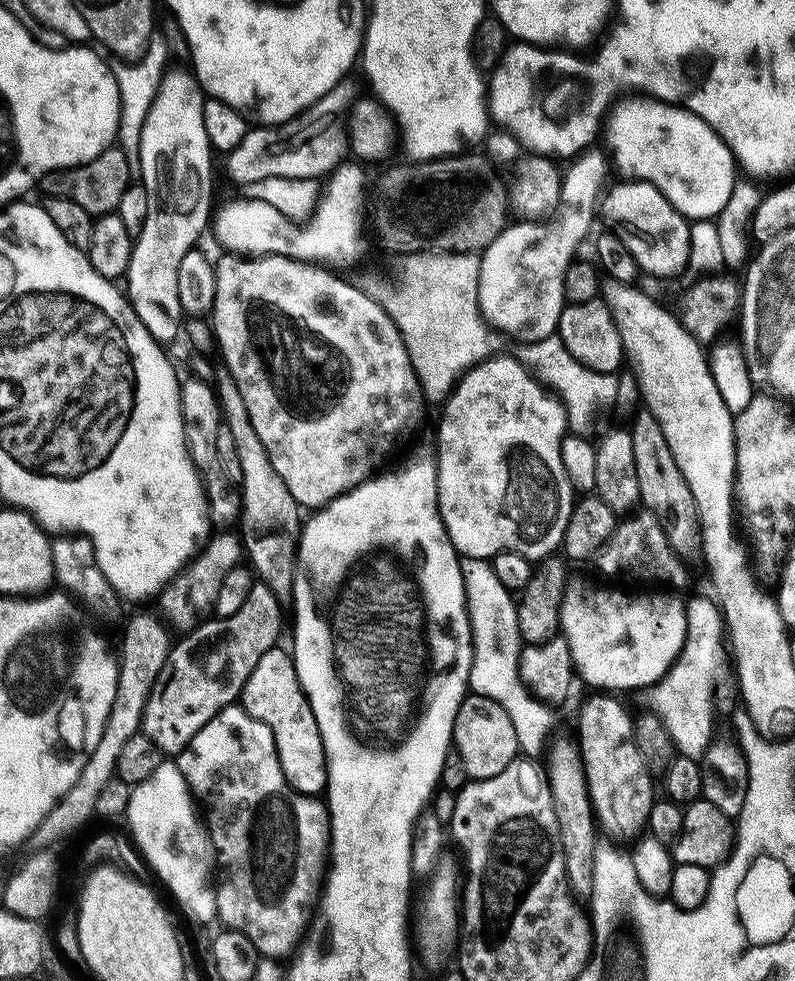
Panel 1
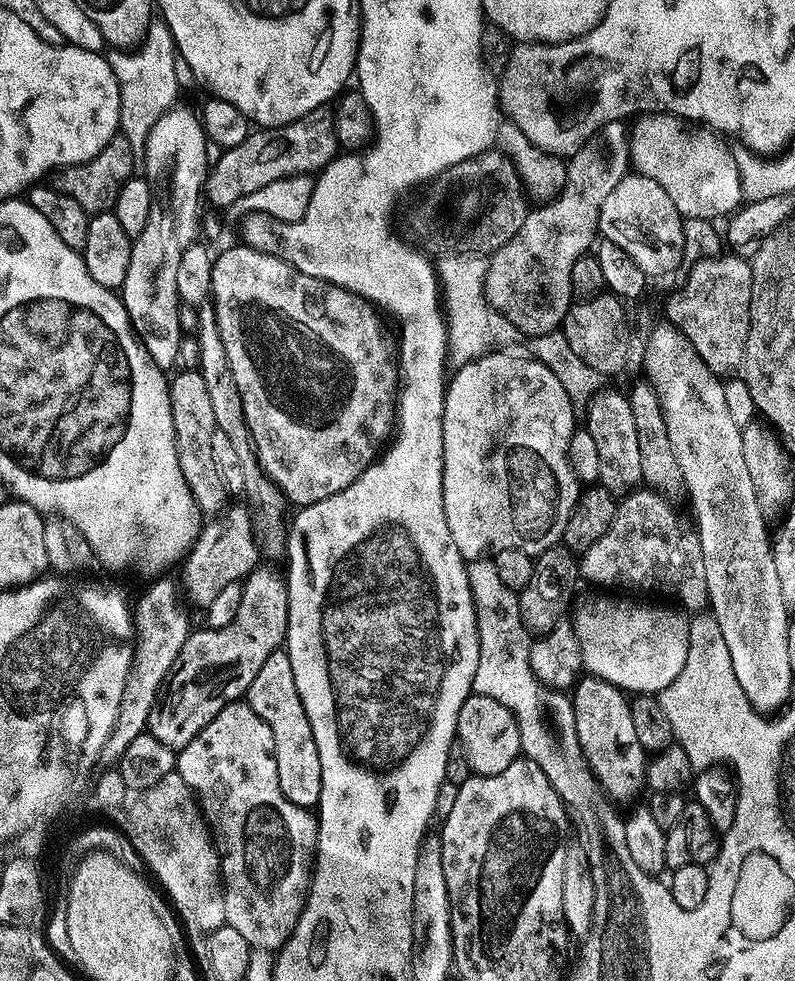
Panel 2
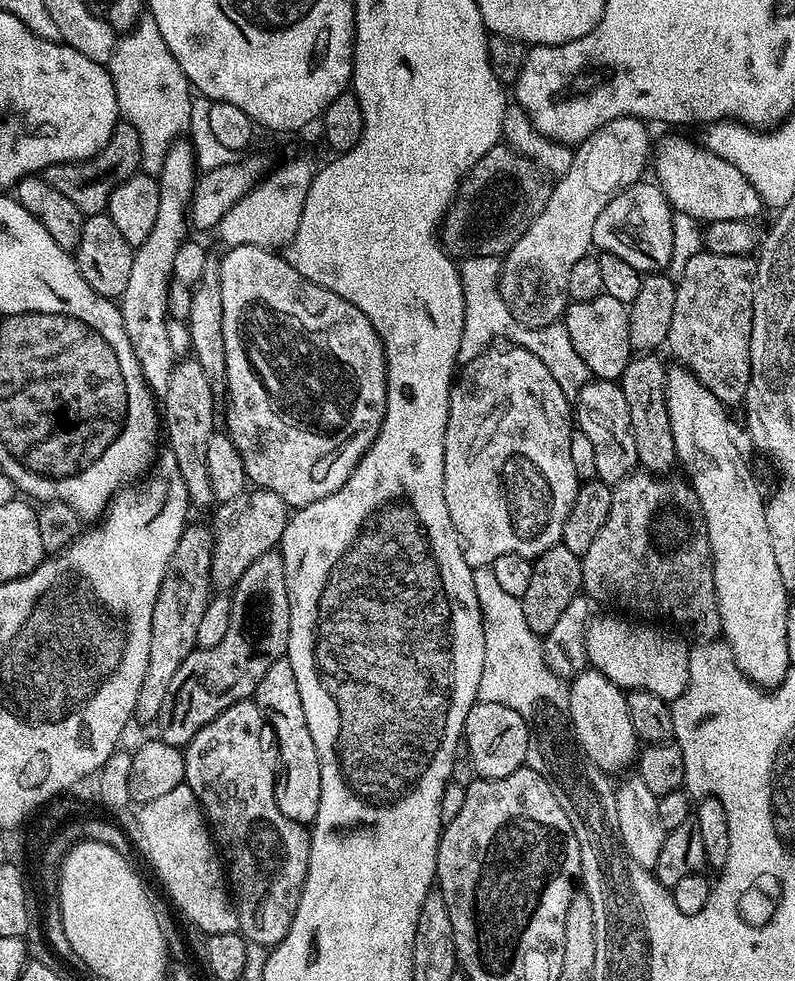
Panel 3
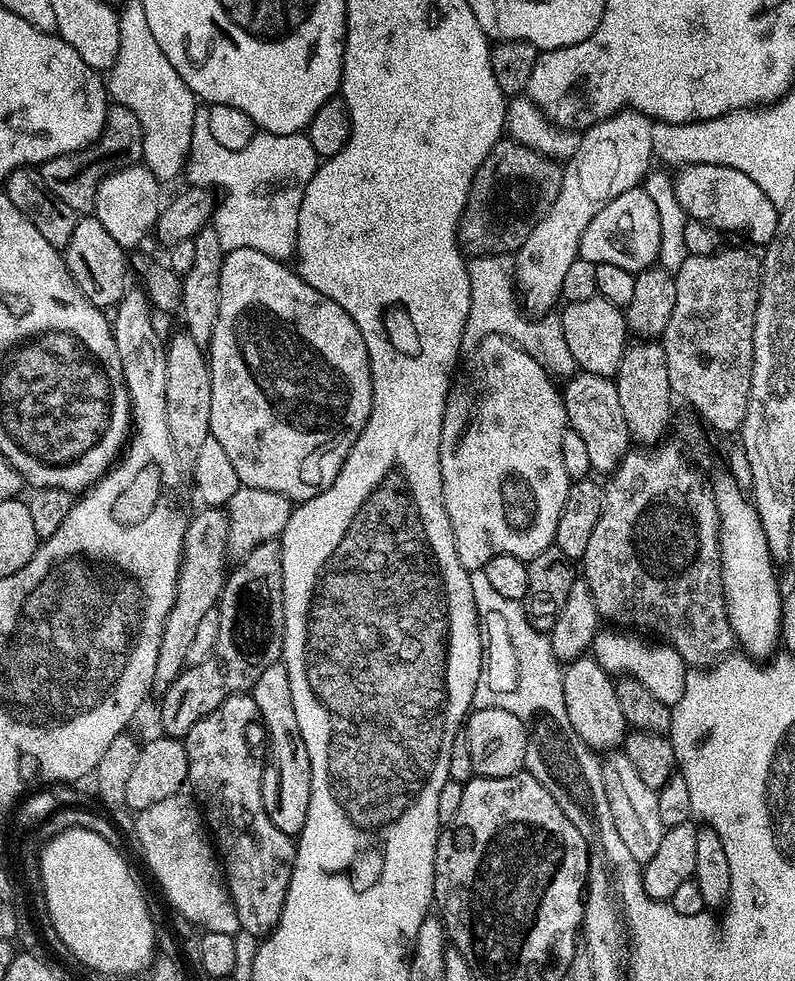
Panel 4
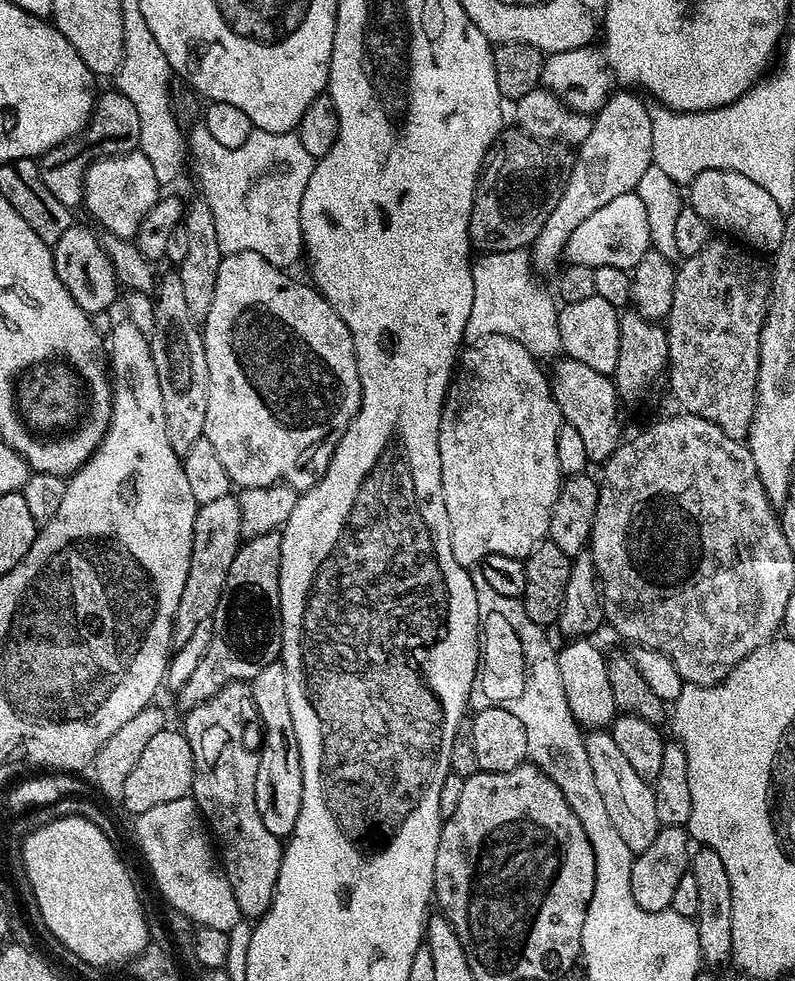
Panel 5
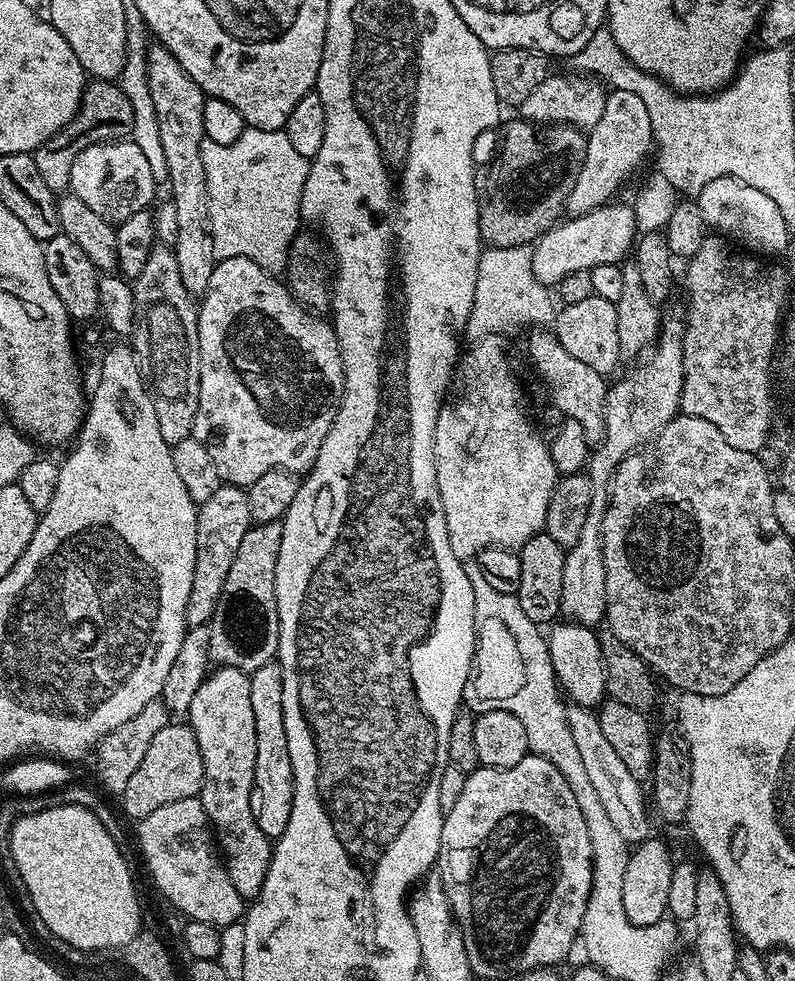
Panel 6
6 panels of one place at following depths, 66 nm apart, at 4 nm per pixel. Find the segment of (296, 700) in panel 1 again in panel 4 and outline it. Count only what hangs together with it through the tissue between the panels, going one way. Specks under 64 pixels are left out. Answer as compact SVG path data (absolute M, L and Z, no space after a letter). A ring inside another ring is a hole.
M277 662L270 666L266 666L266 670L262 670L258 682L252 685L250 694L254 698L256 711L266 733L266 763L264 766L264 777L261 782L262 802L265 803L266 813L270 816L270 821L274 822L274 825L278 826L283 834L296 838L299 837L302 826L306 822L306 810L310 806L310 754L306 754L306 742L302 742L302 730L298 730L298 718L294 715L294 698L290 698L290 674L286 670L286 666L283 662Z

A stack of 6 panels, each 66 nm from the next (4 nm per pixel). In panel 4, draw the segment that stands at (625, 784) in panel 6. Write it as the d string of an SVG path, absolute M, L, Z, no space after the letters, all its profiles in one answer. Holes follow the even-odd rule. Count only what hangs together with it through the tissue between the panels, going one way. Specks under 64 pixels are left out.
M623 750L609 751L603 757L600 769L606 802L610 806L610 818L614 818L614 827L617 828L622 843L630 849L630 858L634 858L637 865L649 864L655 856L660 855L666 835L662 817L658 815L657 789L646 786L646 782L638 778L630 758L626 758Z

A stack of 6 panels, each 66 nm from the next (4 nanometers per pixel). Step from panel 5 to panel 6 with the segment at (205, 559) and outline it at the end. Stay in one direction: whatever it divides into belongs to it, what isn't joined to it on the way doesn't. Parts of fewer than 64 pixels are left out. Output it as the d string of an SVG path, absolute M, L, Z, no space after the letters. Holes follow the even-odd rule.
M228 482L221 483L206 501L196 510L196 557L194 558L194 582L190 582L190 602L186 602L184 623L188 628L208 624L222 598L222 586L226 586L226 574L238 555L242 534L252 527L252 507L248 493L242 487L235 488Z

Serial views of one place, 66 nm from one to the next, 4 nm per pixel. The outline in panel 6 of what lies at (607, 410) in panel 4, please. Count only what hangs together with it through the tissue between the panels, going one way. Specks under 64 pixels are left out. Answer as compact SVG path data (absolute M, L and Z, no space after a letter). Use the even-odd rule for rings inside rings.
M532 330L529 332L532 333L528 336L528 352L532 355L537 370L544 375L544 380L548 383L548 392L552 395L557 410L561 412L559 415L578 421L582 425L589 445L599 444L604 439L606 426L604 407L608 401L610 387L609 381L604 381L607 380L605 373L593 370L590 366L585 366L580 359L573 358L551 331Z

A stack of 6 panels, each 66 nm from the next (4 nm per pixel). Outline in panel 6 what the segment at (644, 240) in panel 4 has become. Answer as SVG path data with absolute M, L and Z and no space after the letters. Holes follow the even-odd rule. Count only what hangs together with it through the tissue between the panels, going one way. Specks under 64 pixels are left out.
M609 202L584 216L574 216L548 229L532 248L534 278L549 286L559 285L566 274L574 270L590 270L603 264L620 264L624 255L633 251L638 231L633 209L626 203Z

